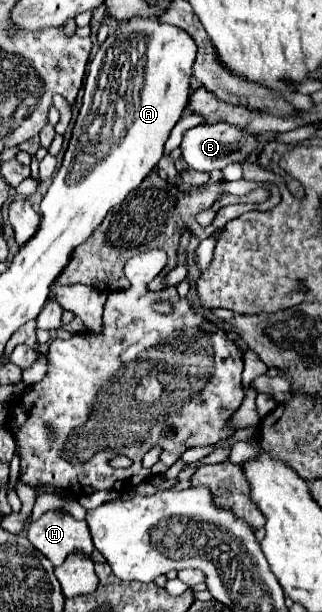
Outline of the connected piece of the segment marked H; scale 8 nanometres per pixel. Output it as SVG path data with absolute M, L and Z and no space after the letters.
M48 511L32 521L28 527L28 541L46 555L52 565L60 565L68 553L84 551L90 555L94 551L86 521L76 521L72 515L60 511Z

